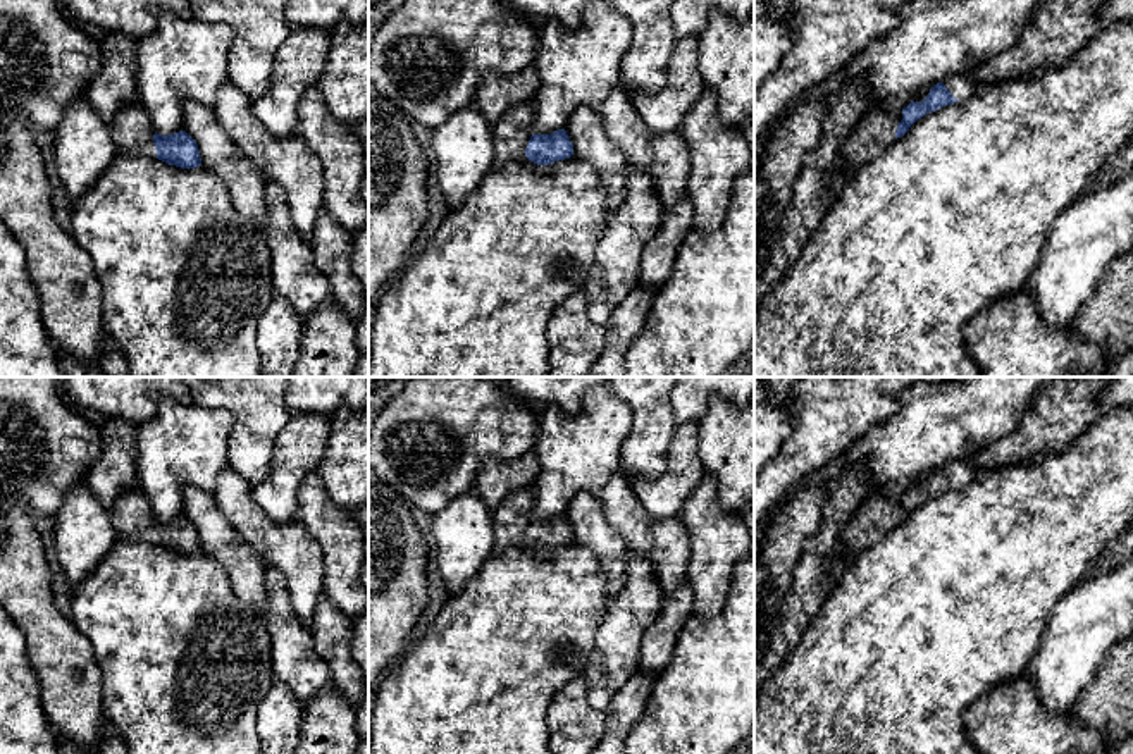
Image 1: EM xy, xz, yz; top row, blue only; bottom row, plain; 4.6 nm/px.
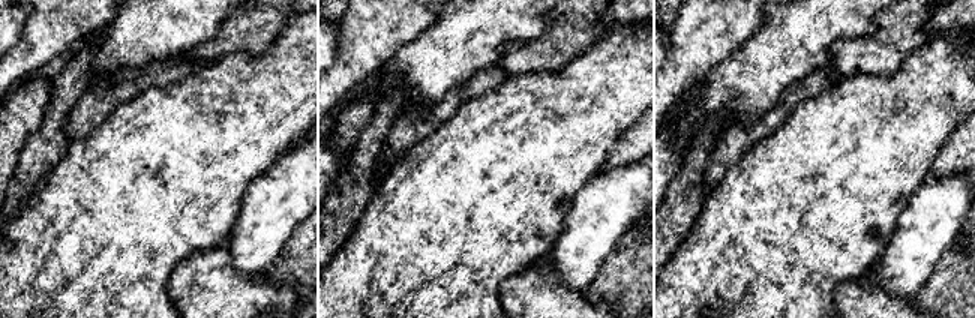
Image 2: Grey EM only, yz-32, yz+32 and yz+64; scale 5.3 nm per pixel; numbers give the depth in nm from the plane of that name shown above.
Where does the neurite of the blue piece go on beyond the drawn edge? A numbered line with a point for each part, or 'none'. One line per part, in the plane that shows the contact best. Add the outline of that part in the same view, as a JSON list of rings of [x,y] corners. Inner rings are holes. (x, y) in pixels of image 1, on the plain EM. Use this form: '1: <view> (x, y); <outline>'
1: yz (875, 517); [[[902,494],[897,498],[868,496],[840,534],[842,553],[852,559],[880,542],[895,527],[901,506]]]

